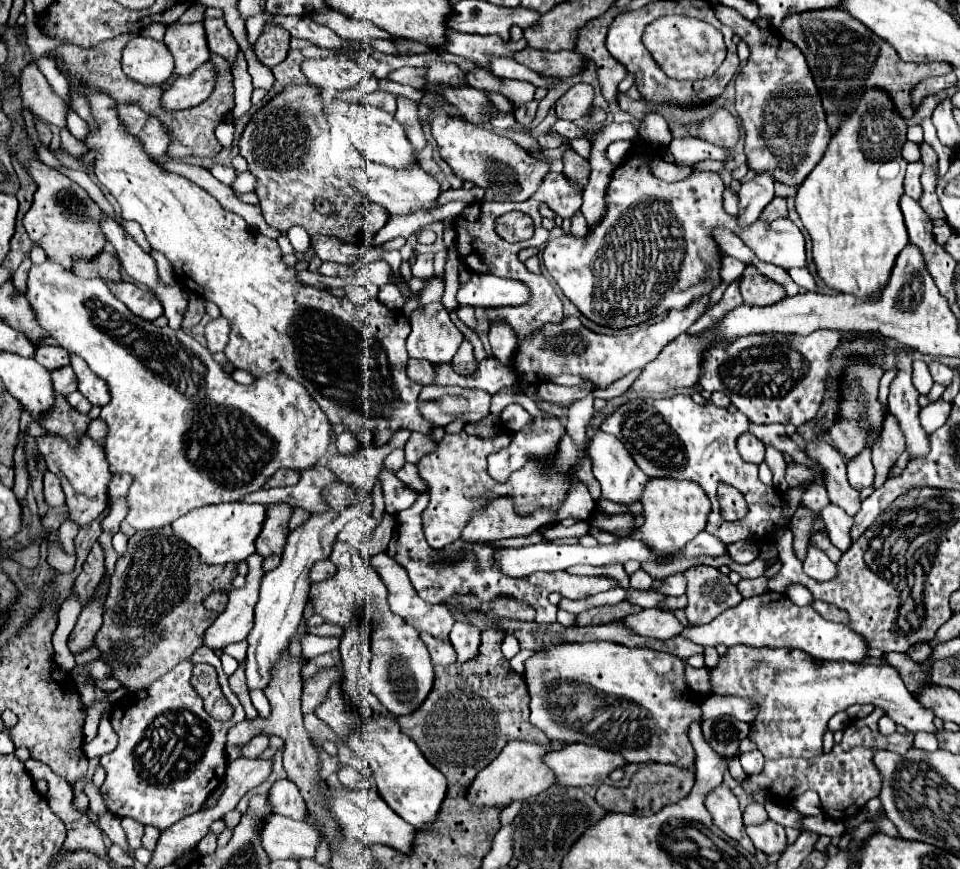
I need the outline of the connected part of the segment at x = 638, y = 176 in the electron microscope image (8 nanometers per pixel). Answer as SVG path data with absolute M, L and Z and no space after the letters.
M637 143L631 149L631 155L615 169L613 179L607 189L607 215L599 227L589 231L587 237L559 237L555 243L547 243L543 251L543 265L557 281L565 297L597 325L623 329L641 325L653 317L659 317L671 309L683 309L699 295L711 293L713 287L719 285L719 269L721 269L721 251L713 241L711 231L715 227L729 227L737 233L745 245L765 263L773 263L783 269L805 267L805 239L799 227L791 219L777 219L771 223L763 223L761 219L755 225L741 229L735 223L735 217L727 215L723 209L723 181L717 173L711 171L693 171L693 175L679 183L665 183L651 175L647 161L657 155L657 149L647 143Z

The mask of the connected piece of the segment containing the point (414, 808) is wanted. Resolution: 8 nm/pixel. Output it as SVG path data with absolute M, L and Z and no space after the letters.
M341 681L331 685L327 699L321 707L317 707L315 715L323 719L359 757L371 765L379 795L385 799L385 803L417 831L427 831L437 821L447 793L445 775L423 757L415 741L403 735L393 715L375 715L371 719L363 719L361 715L351 713L339 687Z

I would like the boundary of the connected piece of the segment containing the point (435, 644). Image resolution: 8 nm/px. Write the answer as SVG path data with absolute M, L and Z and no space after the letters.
M421 633L421 639L427 645L427 649L431 653L431 661L435 665L449 665L449 663L455 663L457 661L455 649L451 647L451 641L449 639L441 641L441 639L435 639L429 633Z

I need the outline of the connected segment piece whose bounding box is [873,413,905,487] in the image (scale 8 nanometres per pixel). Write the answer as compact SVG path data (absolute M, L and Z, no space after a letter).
M887 415L883 423L883 431L873 447L873 465L875 465L875 483L873 487L881 487L887 477L889 469L895 465L899 455L905 451L905 435L899 427L895 415Z

